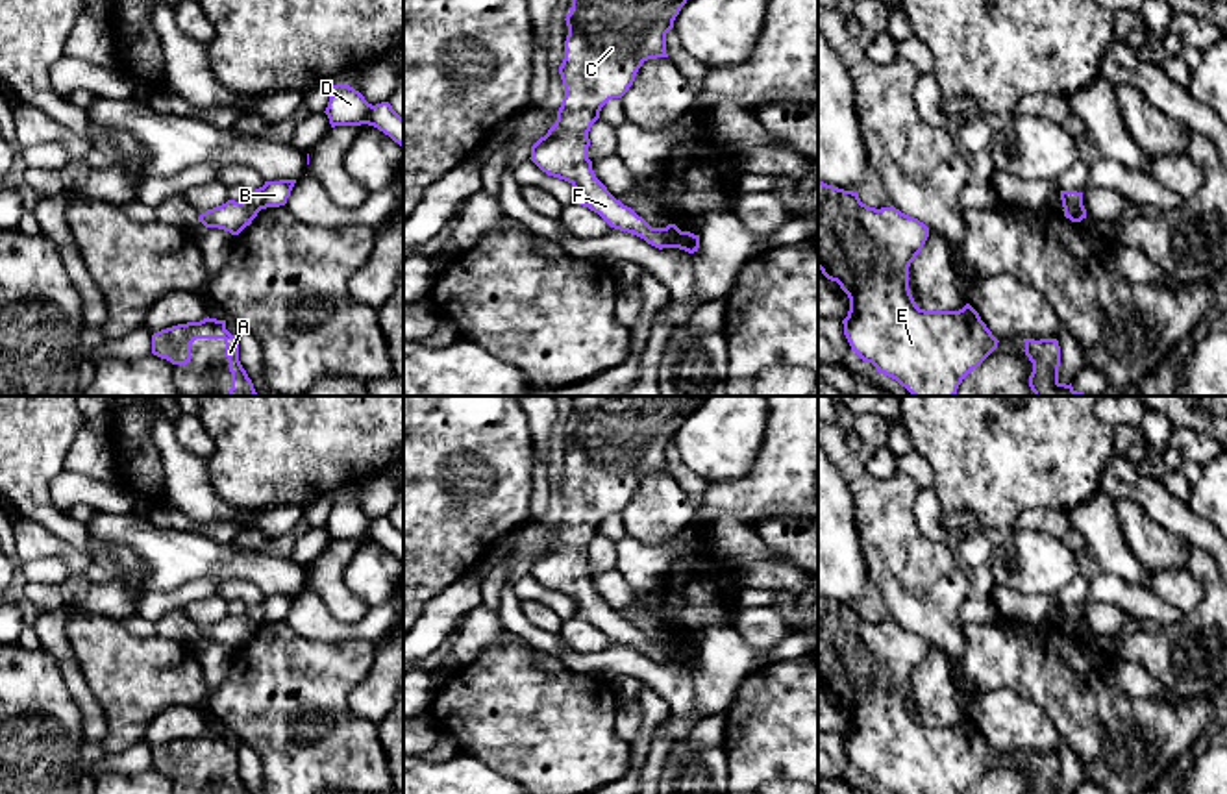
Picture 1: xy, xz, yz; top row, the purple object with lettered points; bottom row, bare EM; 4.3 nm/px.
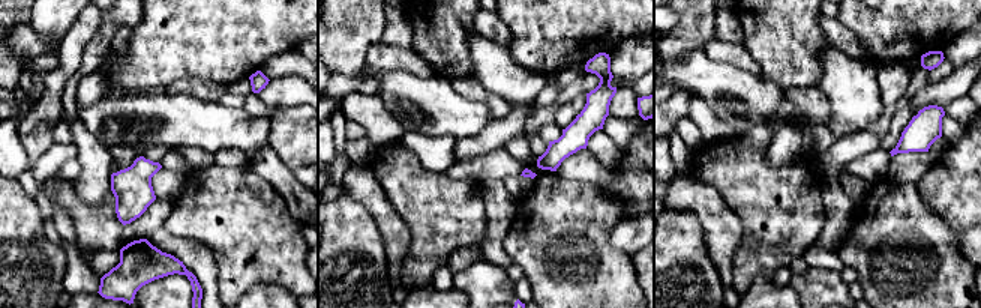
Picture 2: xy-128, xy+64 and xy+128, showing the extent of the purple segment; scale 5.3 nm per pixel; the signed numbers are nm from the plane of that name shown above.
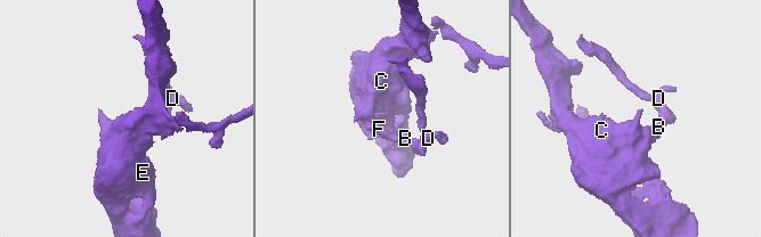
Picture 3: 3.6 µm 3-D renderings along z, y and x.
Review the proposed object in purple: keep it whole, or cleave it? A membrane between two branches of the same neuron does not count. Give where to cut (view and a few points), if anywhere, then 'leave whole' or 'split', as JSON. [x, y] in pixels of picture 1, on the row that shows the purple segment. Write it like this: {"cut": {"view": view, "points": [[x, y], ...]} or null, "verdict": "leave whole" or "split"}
{"cut": {"view": "xz", "points": [[665, 228], [670, 247]]}, "verdict": "split"}

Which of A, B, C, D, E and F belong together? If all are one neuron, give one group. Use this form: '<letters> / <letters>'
A C E F / B D

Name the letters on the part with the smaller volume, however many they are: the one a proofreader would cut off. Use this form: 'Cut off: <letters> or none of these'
Cut off: B, D

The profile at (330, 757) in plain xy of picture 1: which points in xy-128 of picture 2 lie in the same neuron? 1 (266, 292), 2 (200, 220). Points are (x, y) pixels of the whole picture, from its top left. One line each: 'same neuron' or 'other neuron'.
1: other neuron
2: same neuron

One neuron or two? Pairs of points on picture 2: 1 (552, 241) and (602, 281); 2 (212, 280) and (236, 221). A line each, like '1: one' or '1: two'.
1: one
2: two

